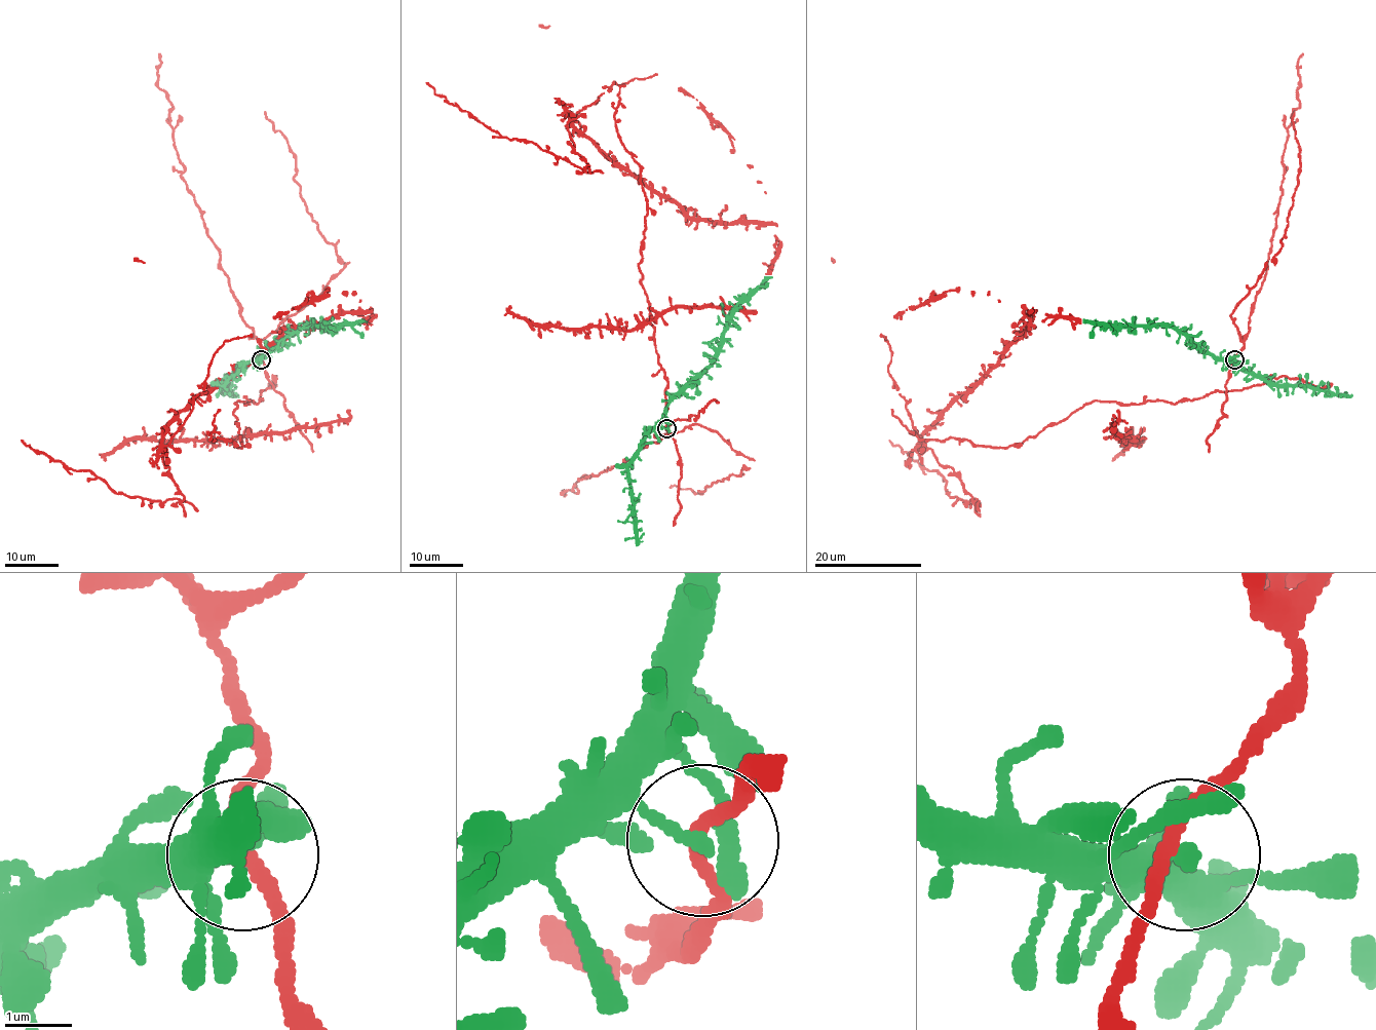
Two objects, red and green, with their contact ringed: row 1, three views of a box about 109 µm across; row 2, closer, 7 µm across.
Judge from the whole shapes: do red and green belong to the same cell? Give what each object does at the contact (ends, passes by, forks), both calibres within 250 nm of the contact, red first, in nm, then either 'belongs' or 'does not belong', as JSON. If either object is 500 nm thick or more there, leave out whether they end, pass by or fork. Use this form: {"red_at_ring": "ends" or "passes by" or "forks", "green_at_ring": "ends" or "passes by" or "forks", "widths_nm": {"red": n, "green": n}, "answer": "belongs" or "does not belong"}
{"red_at_ring": "passes by", "green_at_ring": "ends", "widths_nm": {"red": 200, "green": 220}, "answer": "belongs"}

